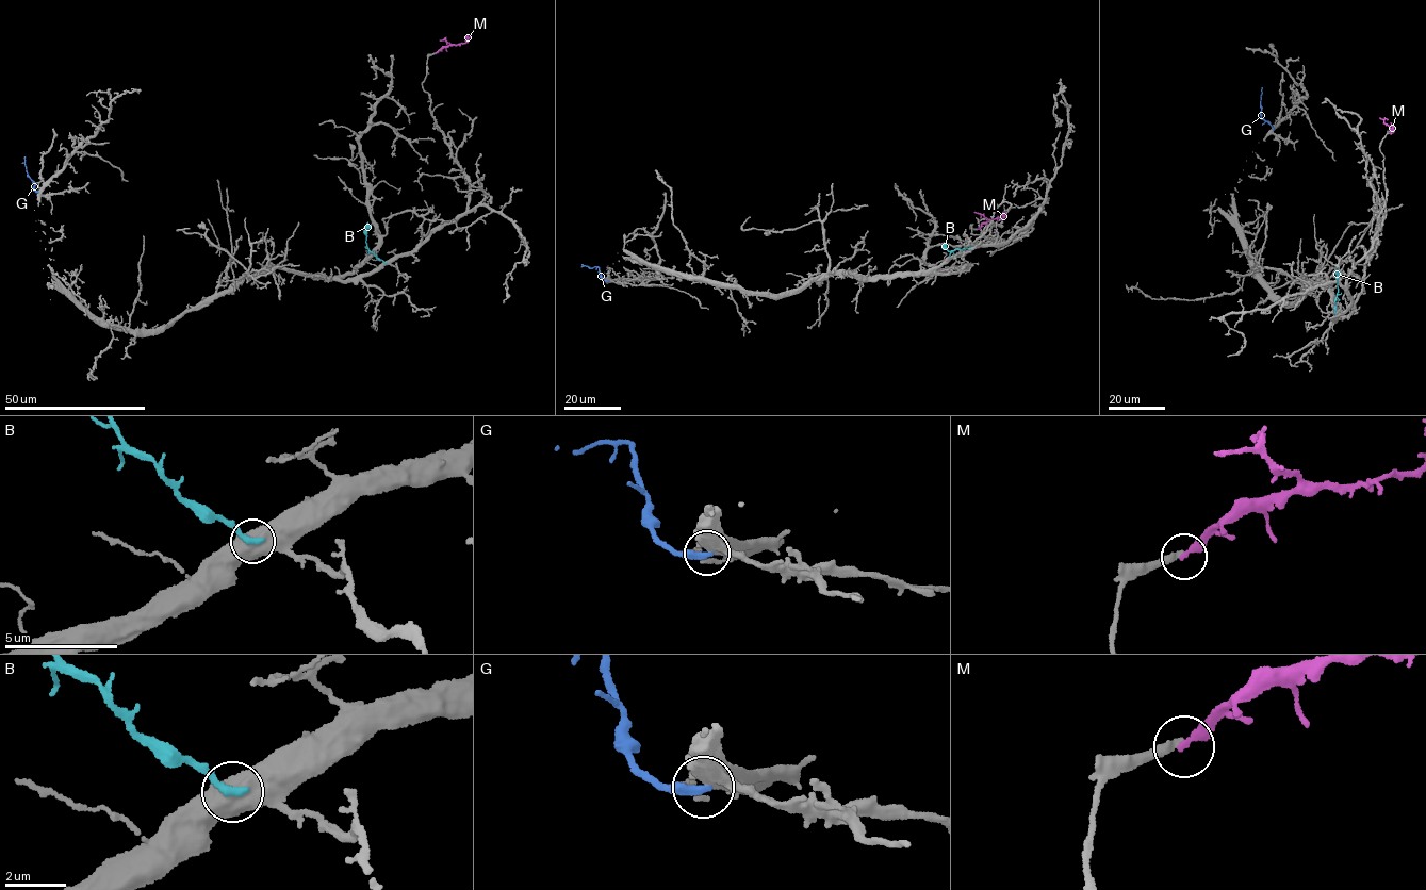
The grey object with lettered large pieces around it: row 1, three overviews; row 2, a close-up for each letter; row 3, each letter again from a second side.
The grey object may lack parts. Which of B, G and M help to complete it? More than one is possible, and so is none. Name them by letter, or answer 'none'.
none

